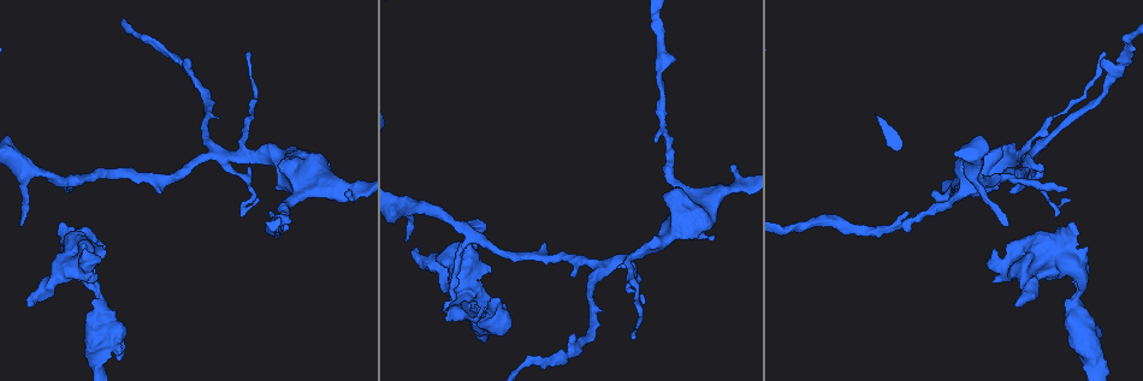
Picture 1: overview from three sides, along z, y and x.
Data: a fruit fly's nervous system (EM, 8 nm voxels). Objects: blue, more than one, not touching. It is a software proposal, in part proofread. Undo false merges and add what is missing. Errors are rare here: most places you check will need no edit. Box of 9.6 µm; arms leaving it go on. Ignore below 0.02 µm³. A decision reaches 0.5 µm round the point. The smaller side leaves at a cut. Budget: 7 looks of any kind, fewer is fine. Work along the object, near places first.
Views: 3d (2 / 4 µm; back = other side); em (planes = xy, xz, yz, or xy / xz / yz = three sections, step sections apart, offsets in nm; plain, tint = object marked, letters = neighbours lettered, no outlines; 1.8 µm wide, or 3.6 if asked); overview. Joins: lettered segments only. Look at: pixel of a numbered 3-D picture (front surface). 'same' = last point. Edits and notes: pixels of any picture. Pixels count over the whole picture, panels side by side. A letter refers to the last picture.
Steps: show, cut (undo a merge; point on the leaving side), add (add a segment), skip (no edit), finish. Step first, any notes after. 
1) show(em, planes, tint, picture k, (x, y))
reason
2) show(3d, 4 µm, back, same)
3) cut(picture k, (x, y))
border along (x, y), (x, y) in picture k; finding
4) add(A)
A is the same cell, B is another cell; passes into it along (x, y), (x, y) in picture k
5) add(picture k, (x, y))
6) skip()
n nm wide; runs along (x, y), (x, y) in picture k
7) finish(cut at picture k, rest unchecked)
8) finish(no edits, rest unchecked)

show(3d, 4 µm, picture 1, (1000, 267))
calibre changes

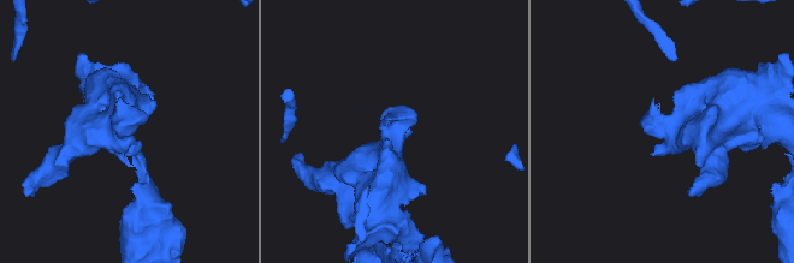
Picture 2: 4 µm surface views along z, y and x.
show(em, 3.6 µm, xz, step 4, tint, picture 2, (396, 130))
need the tissue

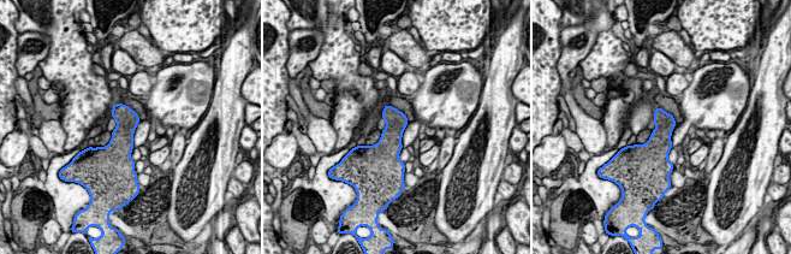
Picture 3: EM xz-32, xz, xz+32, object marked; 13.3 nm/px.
show(em, 3.6 µm, planes, letters, same)
cut it another way

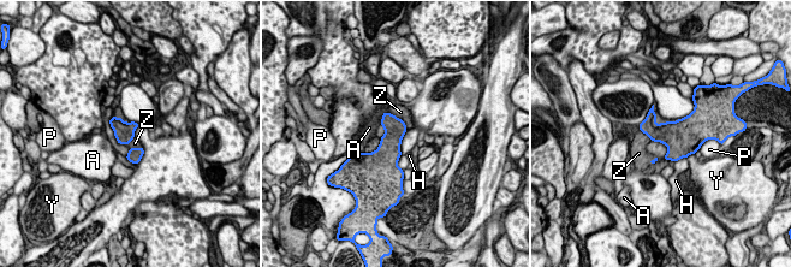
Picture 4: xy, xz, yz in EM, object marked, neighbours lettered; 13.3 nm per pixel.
add(Z)
Z touches over 420 nm; Z is the same cell, A, H, P and Y are other cells; the neuron continues

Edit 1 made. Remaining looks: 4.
show(em, planes, letters, picture 1, (408, 241))
branch stops here

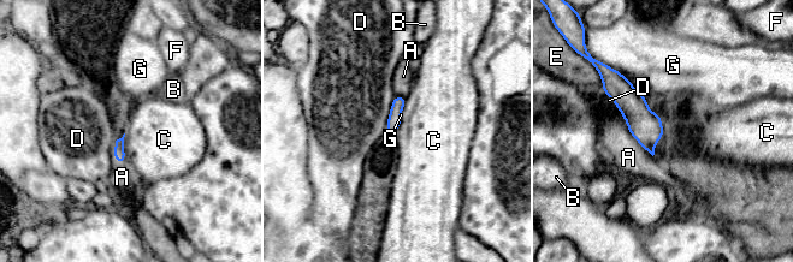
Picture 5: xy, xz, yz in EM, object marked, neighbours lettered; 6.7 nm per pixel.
skip()
A, B, C, D, E, F and G are other cells; none of them fits

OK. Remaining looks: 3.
show(3d, 4 µm, back, picture 1, (223, 158))
looks like a crossing

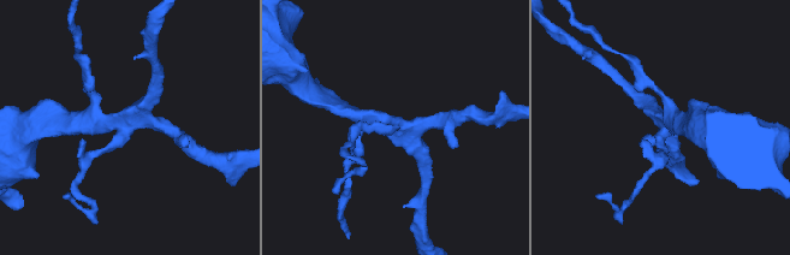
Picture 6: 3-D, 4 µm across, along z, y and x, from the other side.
show(em, planes, letters, picture 6, (397, 123))
4 arms

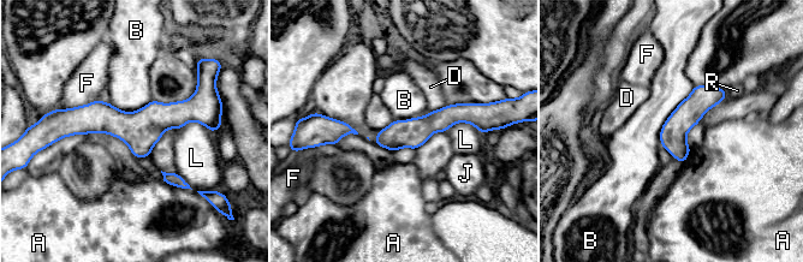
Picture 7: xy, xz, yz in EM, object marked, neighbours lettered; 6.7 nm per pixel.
skip()
180 nm wide; B touches over 460 nm; A, B, D, F, J, L and R are other cells; one neuron here

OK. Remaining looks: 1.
finish(add at picture 4, rest unchecked)

